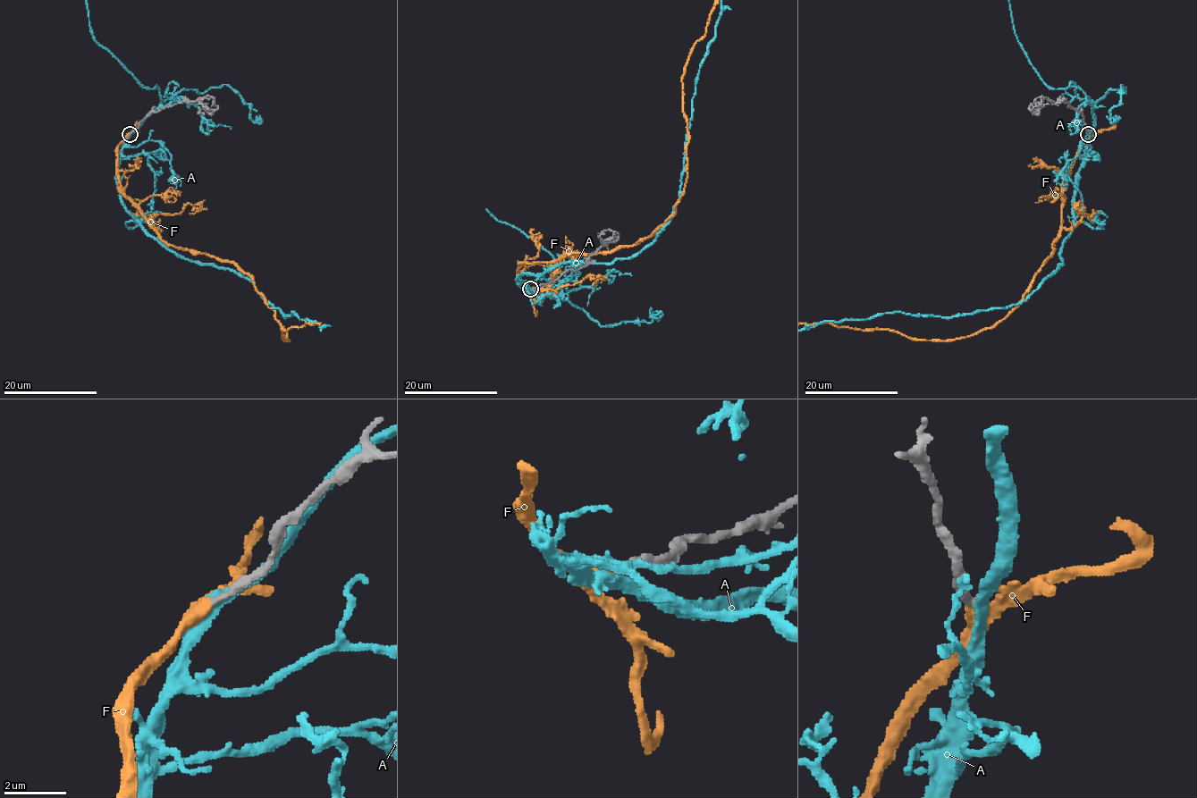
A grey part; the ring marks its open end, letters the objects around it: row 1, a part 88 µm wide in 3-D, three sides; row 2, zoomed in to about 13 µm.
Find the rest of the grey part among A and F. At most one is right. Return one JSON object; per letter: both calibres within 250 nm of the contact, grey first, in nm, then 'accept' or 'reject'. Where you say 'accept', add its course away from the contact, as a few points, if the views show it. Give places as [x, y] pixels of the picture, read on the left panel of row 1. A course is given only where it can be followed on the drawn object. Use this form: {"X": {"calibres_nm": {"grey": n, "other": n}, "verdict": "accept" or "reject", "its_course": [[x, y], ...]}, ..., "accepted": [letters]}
{"A": {"calibres_nm": {"grey": 240, "other": 360}, "verdict": "reject"}, "F": {"calibres_nm": {"grey": 240, "other": 240}, "verdict": "accept"}, "accepted": ["F"]}

